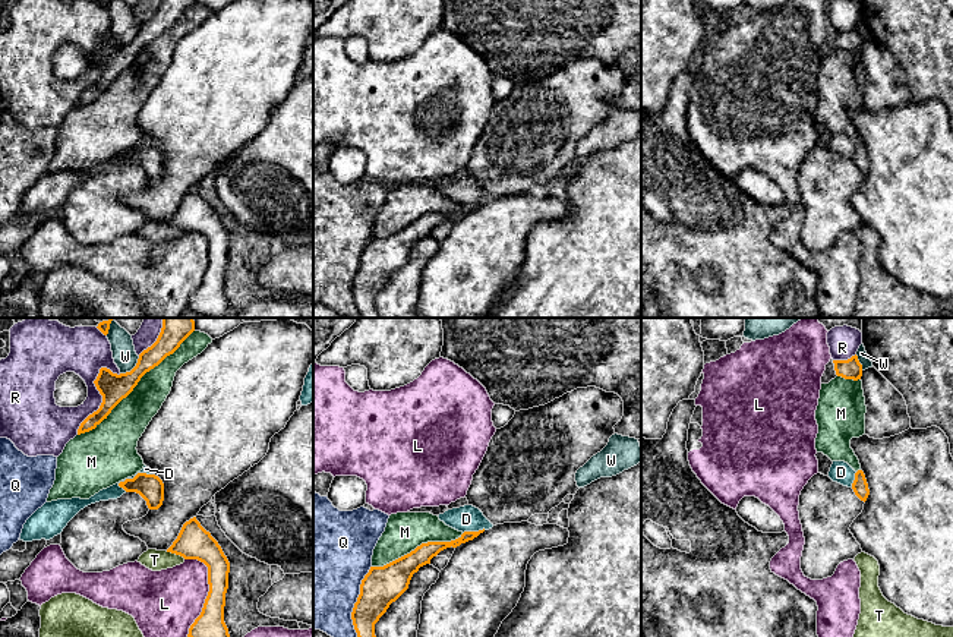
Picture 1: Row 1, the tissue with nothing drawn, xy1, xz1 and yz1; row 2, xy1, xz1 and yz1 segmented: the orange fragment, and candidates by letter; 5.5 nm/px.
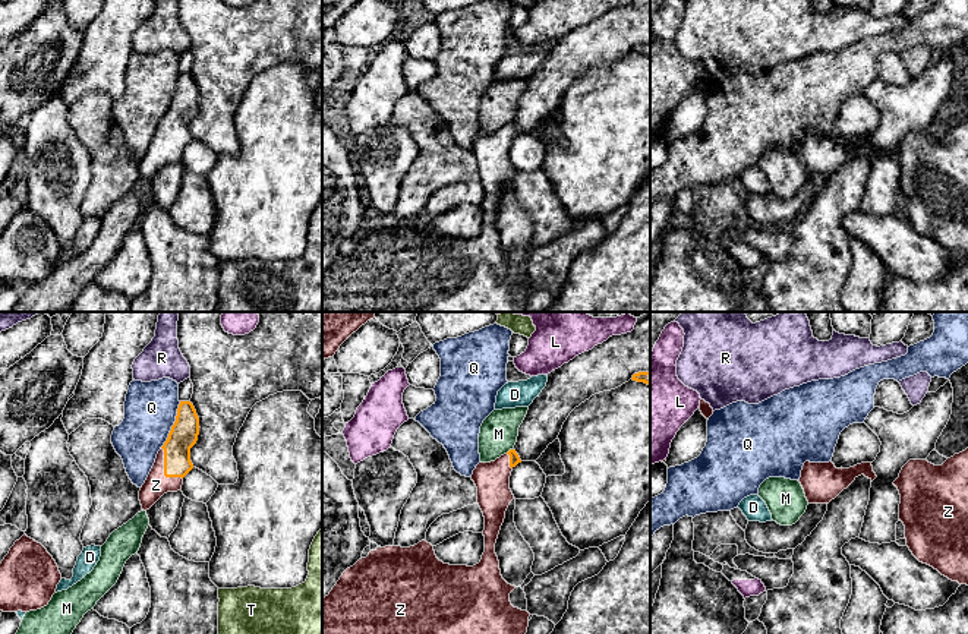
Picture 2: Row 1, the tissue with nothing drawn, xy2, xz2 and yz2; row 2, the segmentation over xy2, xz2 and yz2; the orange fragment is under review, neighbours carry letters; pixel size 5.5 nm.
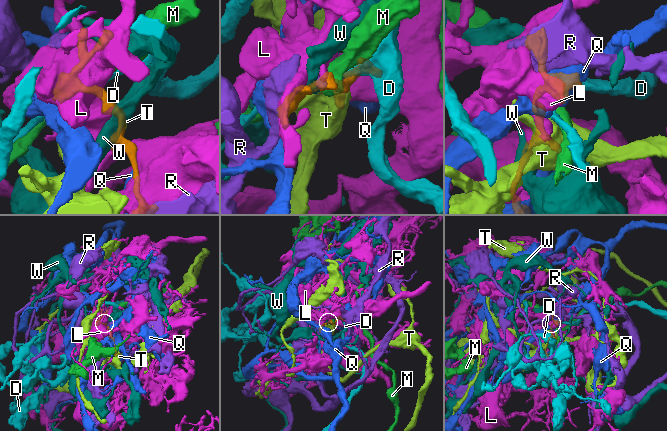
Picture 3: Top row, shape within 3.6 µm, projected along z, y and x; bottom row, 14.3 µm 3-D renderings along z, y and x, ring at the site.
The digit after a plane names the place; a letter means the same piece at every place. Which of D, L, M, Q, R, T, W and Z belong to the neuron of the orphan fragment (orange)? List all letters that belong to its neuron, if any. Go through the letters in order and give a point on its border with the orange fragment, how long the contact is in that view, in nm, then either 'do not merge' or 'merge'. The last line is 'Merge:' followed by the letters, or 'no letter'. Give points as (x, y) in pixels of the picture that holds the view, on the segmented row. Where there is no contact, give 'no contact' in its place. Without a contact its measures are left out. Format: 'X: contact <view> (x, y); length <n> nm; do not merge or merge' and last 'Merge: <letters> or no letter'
D: contact xz1 (473, 532); length 130 nm; do not merge
L: contact xy1 (207, 596); length 440 nm; do not merge
M: contact xy1 (136, 384); length 850 nm; do not merge
Q: contact xz1 (357, 601); length 400 nm; do not merge
R: contact xy1 (100, 393); length 420 nm; do not merge
T: contact xy1 (176, 554); length 120 nm; do not merge
W: contact xy1 (133, 368); length 150 nm; do not merge
Z: contact xy2 (164, 470); length 220 nm; merge
Merge: Z

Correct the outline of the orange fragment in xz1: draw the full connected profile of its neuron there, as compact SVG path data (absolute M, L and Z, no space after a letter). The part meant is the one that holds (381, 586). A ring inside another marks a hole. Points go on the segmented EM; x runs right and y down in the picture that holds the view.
M483 530L464 532L451 542L427 542L417 546L410 554L384 565L370 567L360 584L360 595L354 603L351 619L357 637L376 637L375 624L386 612L410 584L410 580L420 567L430 564L430 559L446 548L457 548L473 540Z

